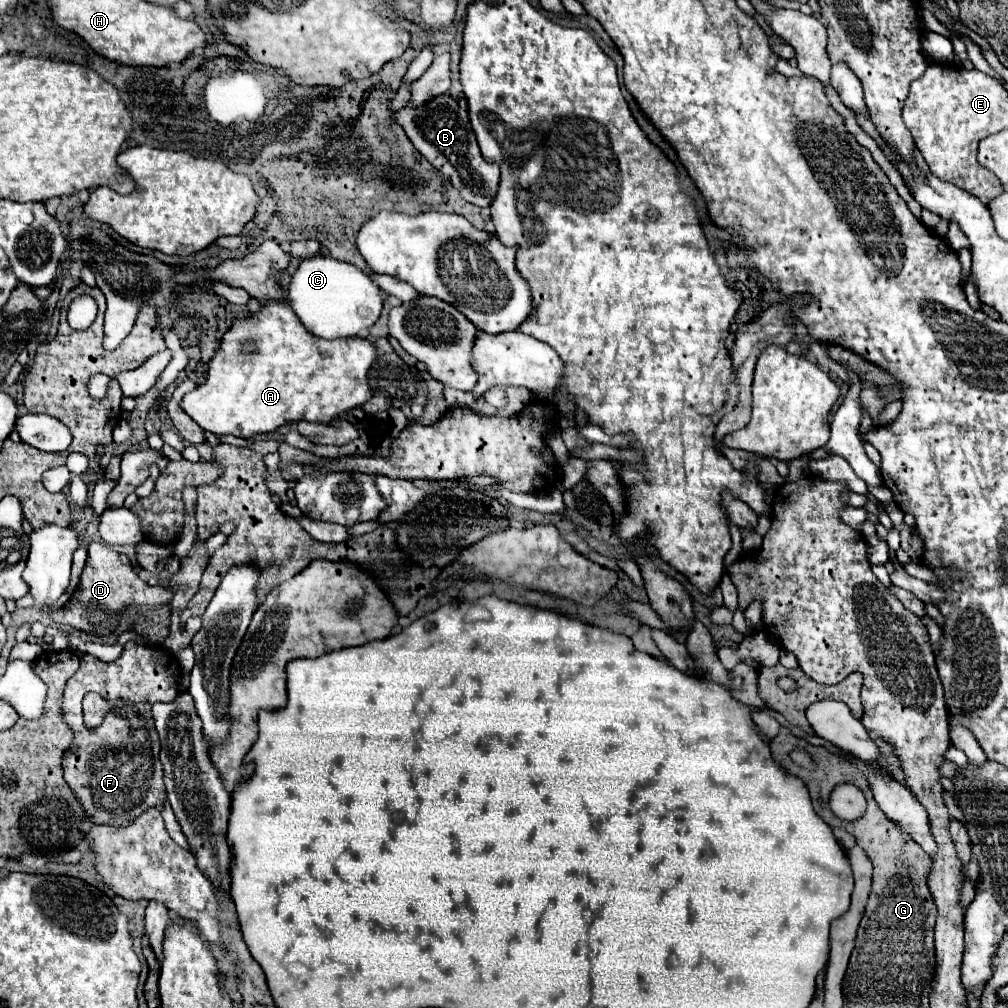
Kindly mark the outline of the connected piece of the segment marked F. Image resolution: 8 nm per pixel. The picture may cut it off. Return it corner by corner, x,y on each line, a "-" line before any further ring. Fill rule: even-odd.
126,642
124,652
114,662
102,662
90,654
84,654
80,658
78,672
66,682
64,688
64,700
62,700
63,720
74,730
74,742
70,750
64,754
64,778
68,786
76,792
76,796
82,800
86,816
94,818
96,824
108,824
108,826
126,826
136,816
140,816
150,806
162,806
166,802
166,790
162,782
162,764
158,760
160,742
158,732
154,728
152,720
152,704
154,702
172,702
180,688
180,664
174,654
162,650
160,646
144,646
136,642
-
98,692
104,700
110,702
108,718
102,722
102,726
88,730
84,726
82,714
82,700
84,694

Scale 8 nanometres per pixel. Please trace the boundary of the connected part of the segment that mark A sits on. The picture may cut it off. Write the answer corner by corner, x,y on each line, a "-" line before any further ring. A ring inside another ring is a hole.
270,300
260,306
256,314
248,314
232,322
230,330
224,334
220,350
208,364
208,380
194,392
186,394
180,406
200,428
212,434
232,434
240,438
272,432
290,420
330,422
342,412
362,406
366,400
370,400
372,392
368,388
368,370
376,358
378,350
368,338
318,338
308,334
290,302
-
250,346
256,346
256,352
250,352

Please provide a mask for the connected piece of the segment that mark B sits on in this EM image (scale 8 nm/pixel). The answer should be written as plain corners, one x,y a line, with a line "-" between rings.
440,94
418,108
406,104
404,108
400,108
400,112
394,114
394,118
406,130
406,136
412,140
416,150
452,182
452,186
462,194
466,202
482,208
490,206
498,188
500,168
498,164
490,164
482,158
468,120
468,112
460,104
460,100
448,94

